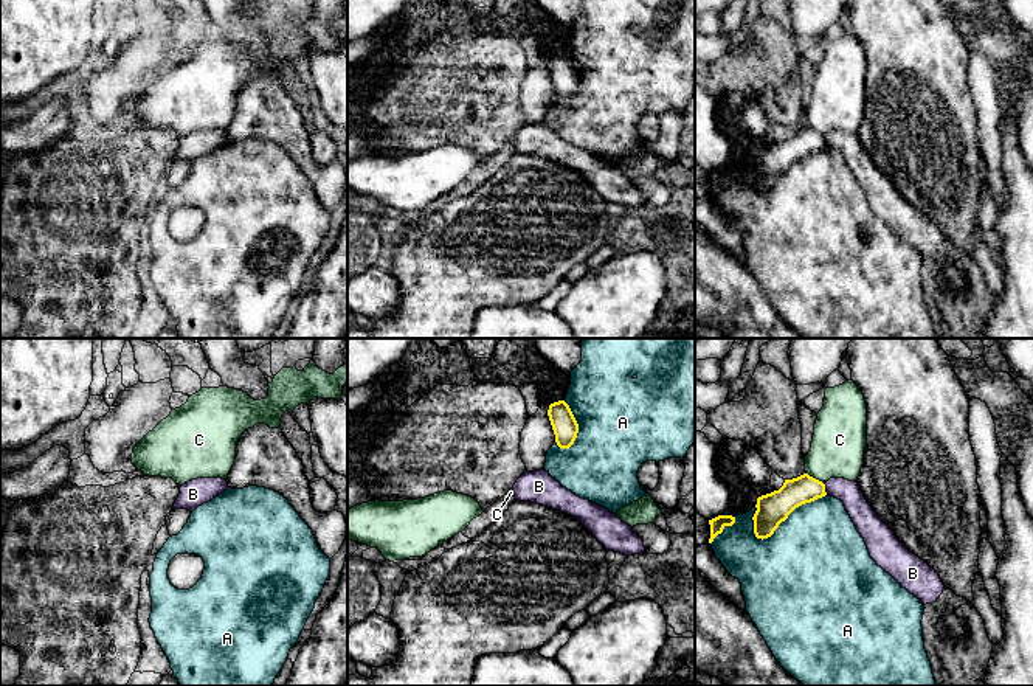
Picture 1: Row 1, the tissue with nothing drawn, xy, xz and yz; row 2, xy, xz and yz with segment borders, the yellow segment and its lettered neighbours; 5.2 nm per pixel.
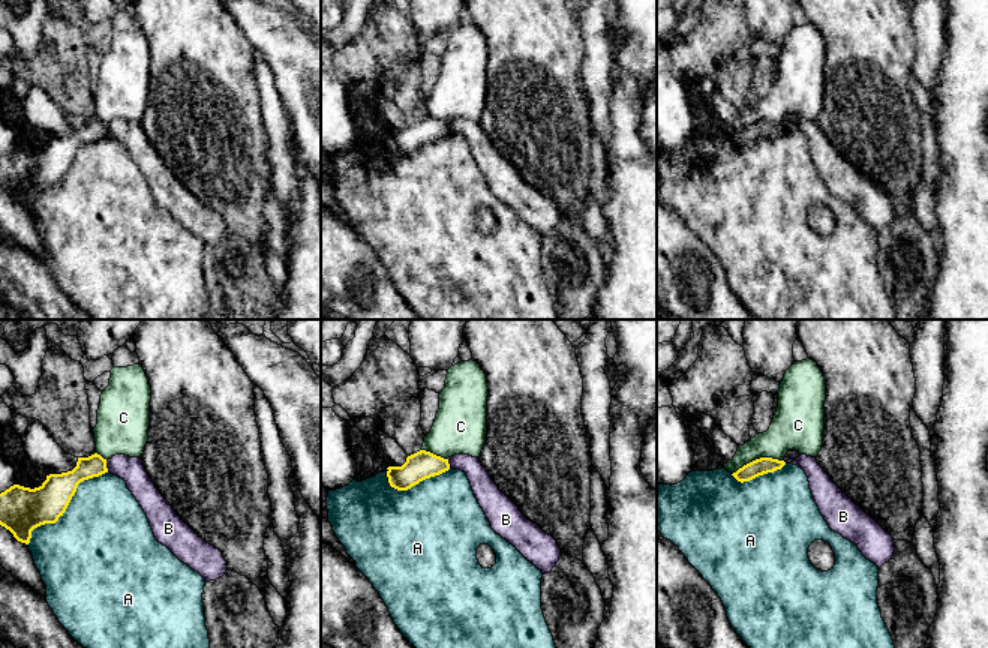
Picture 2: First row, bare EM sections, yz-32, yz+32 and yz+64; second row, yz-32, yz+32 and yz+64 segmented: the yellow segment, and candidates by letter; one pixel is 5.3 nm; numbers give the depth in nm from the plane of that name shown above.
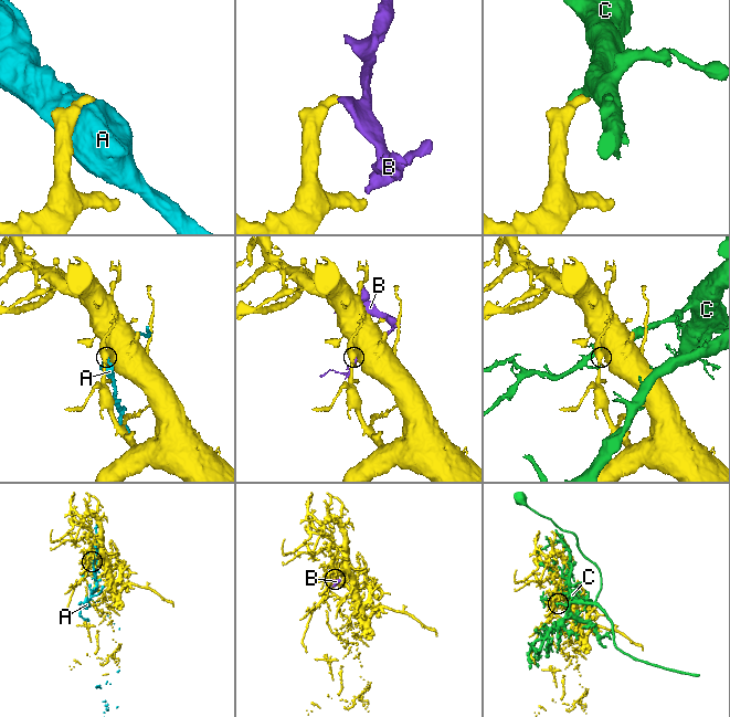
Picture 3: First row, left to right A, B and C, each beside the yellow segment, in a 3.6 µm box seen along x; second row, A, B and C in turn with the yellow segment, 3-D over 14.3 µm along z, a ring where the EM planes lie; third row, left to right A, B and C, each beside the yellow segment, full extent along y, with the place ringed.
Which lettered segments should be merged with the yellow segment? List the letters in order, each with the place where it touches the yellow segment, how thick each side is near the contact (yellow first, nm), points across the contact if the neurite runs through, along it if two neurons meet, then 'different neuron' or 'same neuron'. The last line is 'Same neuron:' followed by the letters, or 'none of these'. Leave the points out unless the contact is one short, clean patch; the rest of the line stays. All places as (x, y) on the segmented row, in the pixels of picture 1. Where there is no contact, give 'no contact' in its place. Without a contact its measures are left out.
A: meets yellow in yz at (788, 514); 160 nm thick on the yellow side, 480 nm on the other; different neuron
B: meets yellow in yz at (824, 489); 150 nm thick on the yellow side, 120 nm on the other; border along yz (822, 483), (827, 494); different neuron
C: meets yellow in yz at (815, 478); 160 nm thick on the yellow side, 280 nm on the other; different neuron
Same neuron: none of these

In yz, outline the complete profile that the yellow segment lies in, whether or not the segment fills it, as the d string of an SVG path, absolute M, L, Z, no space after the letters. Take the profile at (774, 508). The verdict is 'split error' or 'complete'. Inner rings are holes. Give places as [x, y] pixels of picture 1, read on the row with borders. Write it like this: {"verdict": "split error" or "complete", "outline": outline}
{"verdict": "complete", "outline": "M808 473L785 480L779 490L757 498L752 517L755 537L762 540L771 537L796 508L825 495L825 484Z"}

